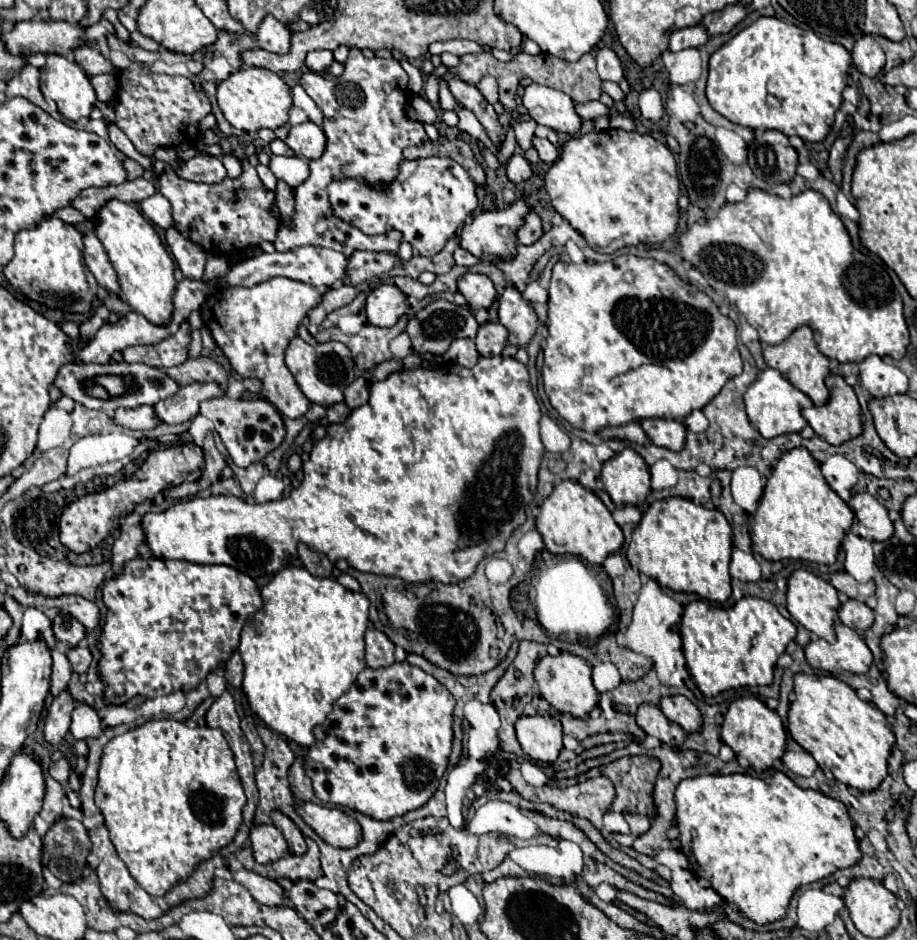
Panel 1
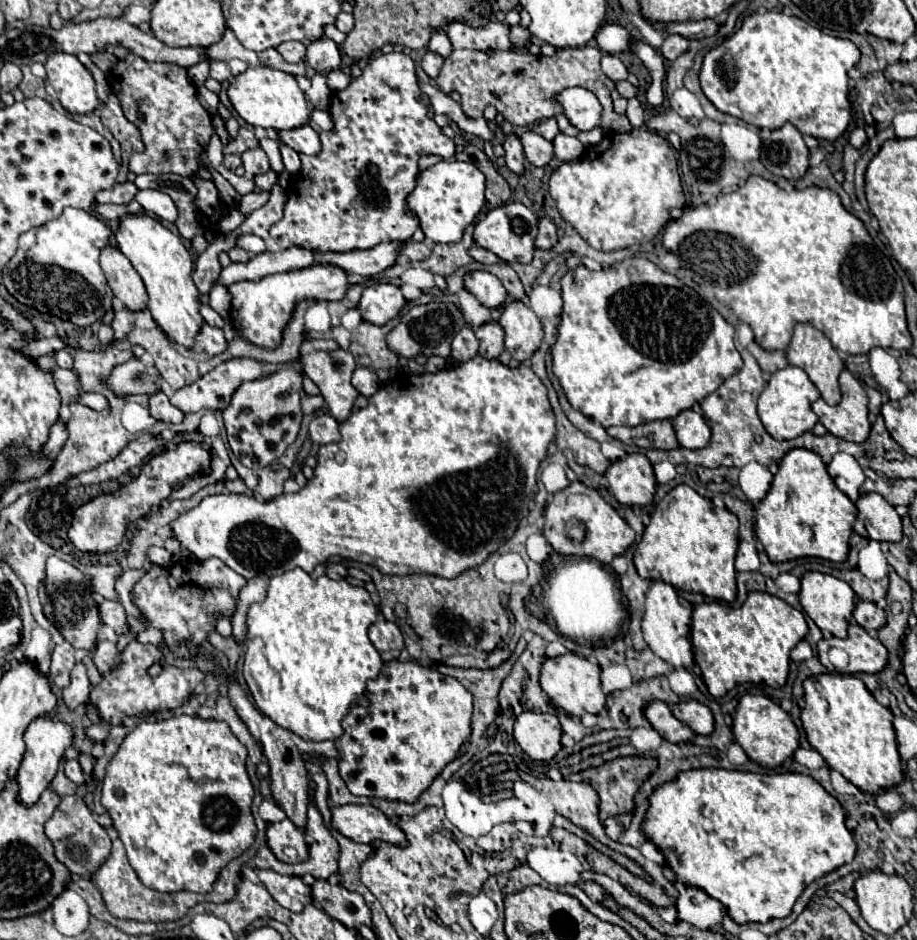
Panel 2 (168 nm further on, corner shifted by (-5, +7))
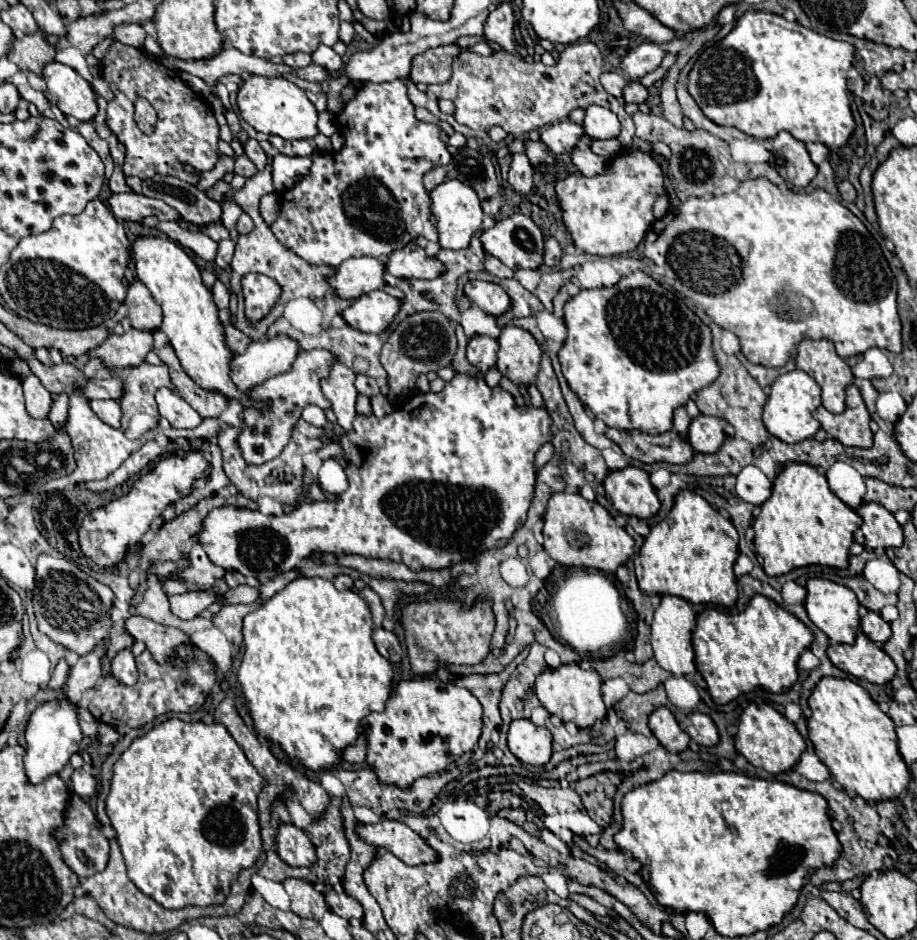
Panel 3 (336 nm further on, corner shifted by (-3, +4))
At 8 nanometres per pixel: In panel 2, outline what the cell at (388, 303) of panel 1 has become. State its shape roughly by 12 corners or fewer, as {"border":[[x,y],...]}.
{"border":[[371,285],[357,305],[363,321],[385,325],[405,305],[399,287]]}

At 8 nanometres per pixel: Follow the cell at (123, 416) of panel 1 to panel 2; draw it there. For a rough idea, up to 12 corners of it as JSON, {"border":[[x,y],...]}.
{"border":[[163,391],[151,395],[149,409],[155,419],[181,423],[185,413],[171,405]]}

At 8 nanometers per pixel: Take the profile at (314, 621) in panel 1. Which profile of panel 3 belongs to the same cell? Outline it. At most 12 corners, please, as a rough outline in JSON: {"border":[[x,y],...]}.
{"border":[[297,578],[243,620],[257,732],[309,770],[383,712],[367,602]]}

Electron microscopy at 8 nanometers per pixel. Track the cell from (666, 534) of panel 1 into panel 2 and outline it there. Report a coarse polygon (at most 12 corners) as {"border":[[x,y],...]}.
{"border":[[689,485],[657,503],[643,579],[733,603],[739,521]]}

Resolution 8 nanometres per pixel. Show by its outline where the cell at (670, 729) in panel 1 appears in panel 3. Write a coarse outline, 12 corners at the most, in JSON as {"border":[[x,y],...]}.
{"border":[[667,708],[651,712],[649,728],[669,752],[691,740]]}

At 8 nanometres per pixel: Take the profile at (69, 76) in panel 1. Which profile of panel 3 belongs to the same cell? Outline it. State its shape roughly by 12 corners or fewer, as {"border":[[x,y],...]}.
{"border":[[71,66],[43,68],[47,98],[65,116],[95,118],[91,84]]}

